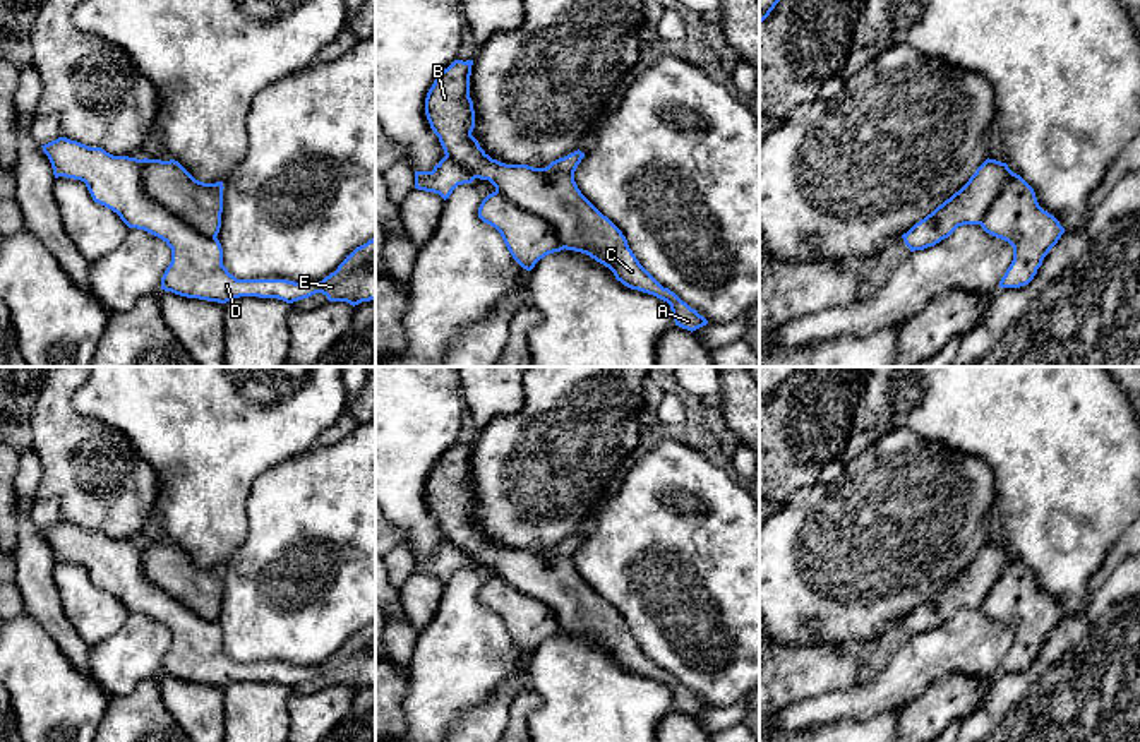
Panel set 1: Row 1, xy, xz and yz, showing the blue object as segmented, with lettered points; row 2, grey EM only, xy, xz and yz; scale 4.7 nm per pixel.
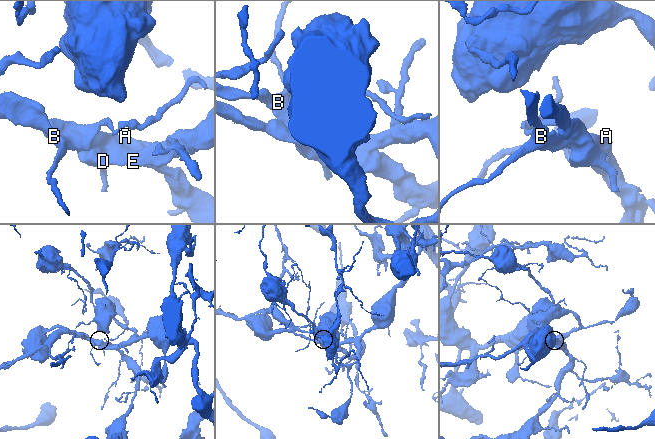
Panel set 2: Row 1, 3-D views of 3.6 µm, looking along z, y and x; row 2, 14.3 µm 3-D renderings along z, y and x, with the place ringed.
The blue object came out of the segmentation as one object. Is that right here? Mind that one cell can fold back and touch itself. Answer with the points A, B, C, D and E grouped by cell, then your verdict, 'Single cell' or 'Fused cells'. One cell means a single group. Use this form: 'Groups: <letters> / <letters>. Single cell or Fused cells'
Groups: A B C / D E. Fused cells

